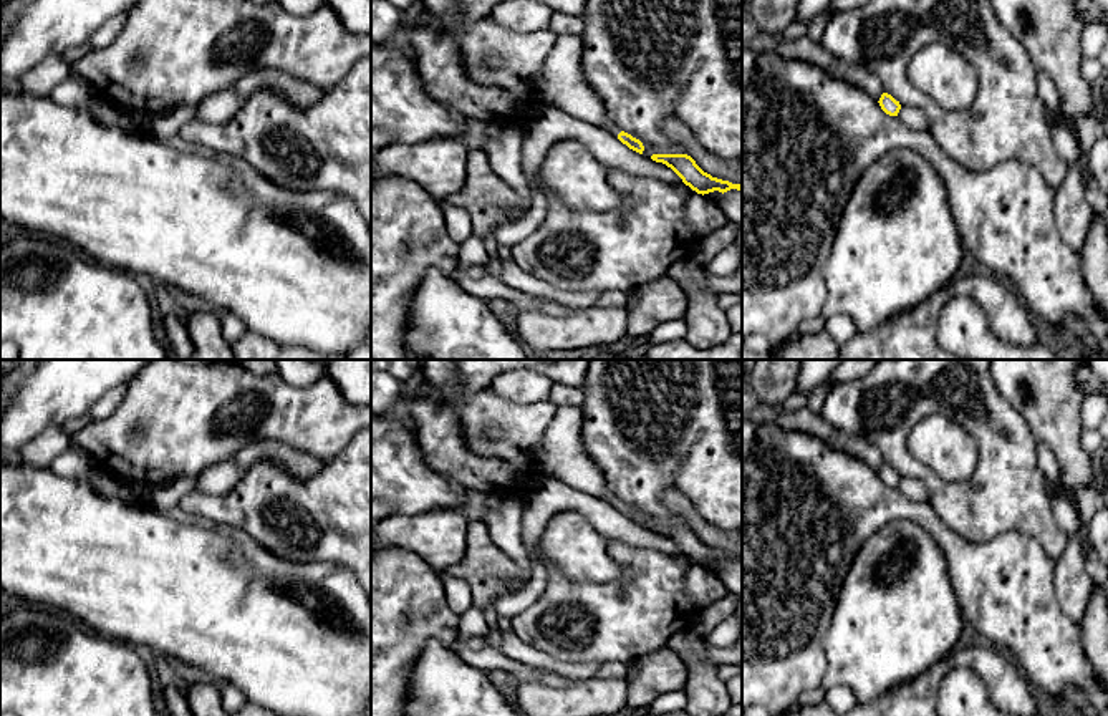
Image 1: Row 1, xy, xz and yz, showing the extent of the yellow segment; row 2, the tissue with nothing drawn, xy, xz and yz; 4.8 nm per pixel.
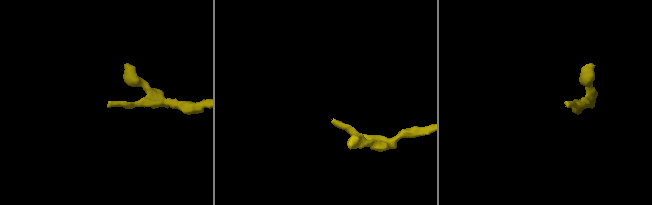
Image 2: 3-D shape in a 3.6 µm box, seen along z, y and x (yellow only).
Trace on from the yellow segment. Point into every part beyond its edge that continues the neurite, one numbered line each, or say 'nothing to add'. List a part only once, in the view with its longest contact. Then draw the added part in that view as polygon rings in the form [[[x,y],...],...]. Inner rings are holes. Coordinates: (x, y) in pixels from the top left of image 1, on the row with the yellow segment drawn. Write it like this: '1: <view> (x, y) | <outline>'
1: xz (562, 83) | [[[558,35],[542,68],[538,98],[566,116],[598,126],[618,138],[621,131],[609,119],[601,98],[585,80],[581,56],[581,35]]]

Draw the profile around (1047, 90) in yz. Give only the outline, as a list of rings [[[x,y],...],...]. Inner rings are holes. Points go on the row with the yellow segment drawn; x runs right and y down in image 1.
[[[1037,70],[1037,93],[1043,101],[1047,111],[1058,109],[1060,106],[1058,88],[1053,83],[1052,76],[1043,70]]]

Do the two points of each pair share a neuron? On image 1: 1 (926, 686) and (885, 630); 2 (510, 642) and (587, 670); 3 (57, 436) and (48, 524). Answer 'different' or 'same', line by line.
1: different
2: same
3: different

